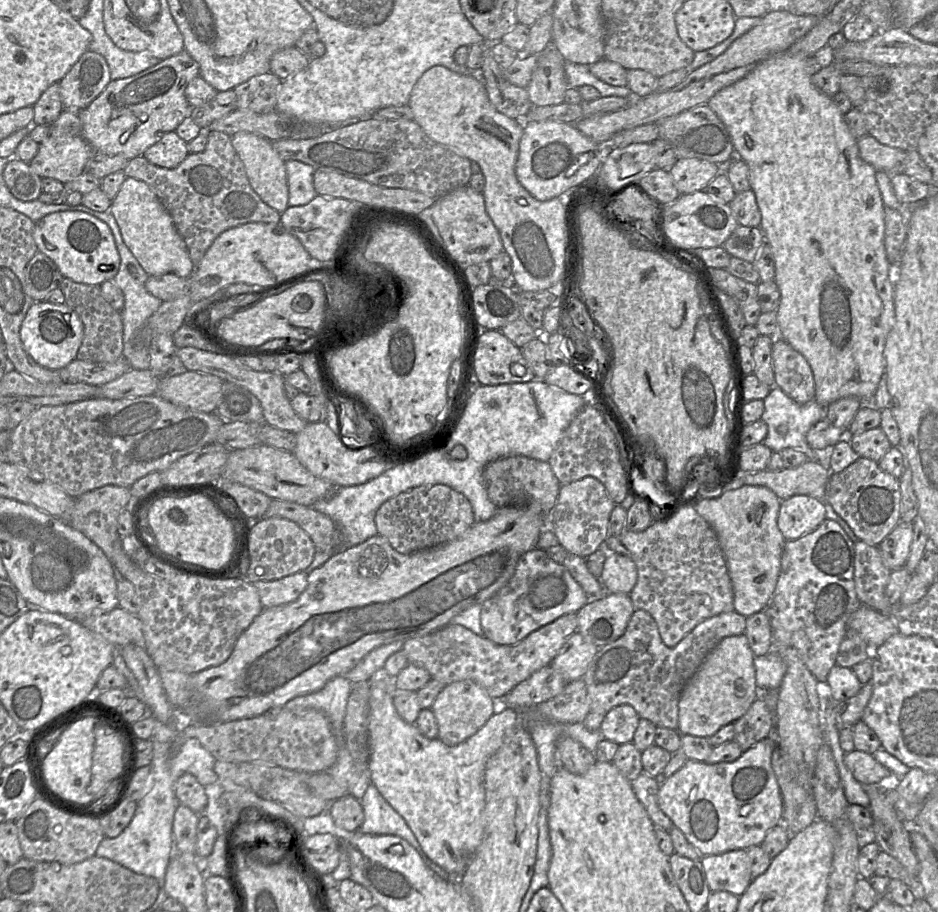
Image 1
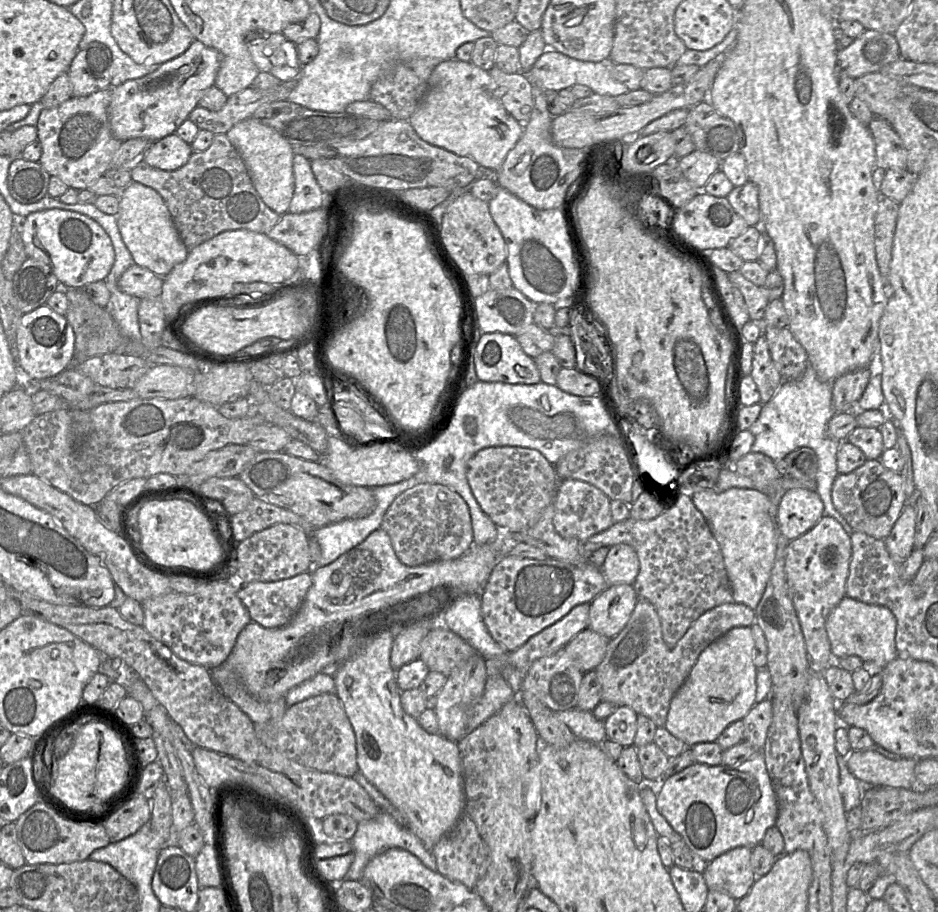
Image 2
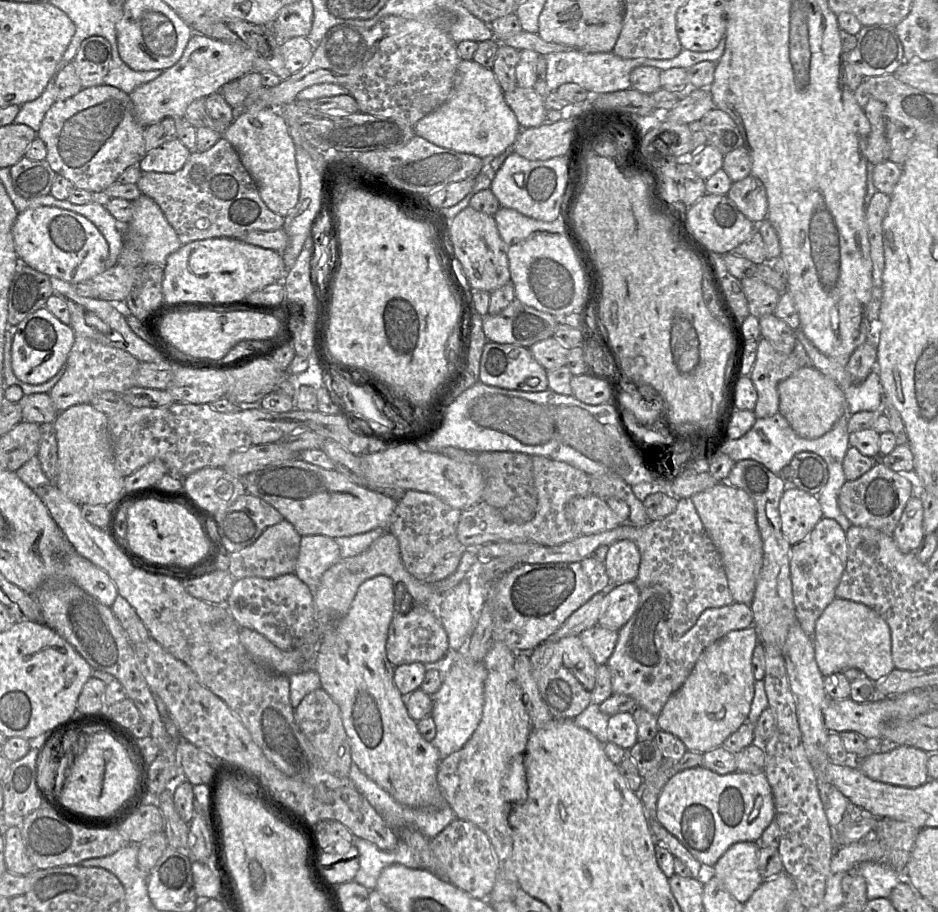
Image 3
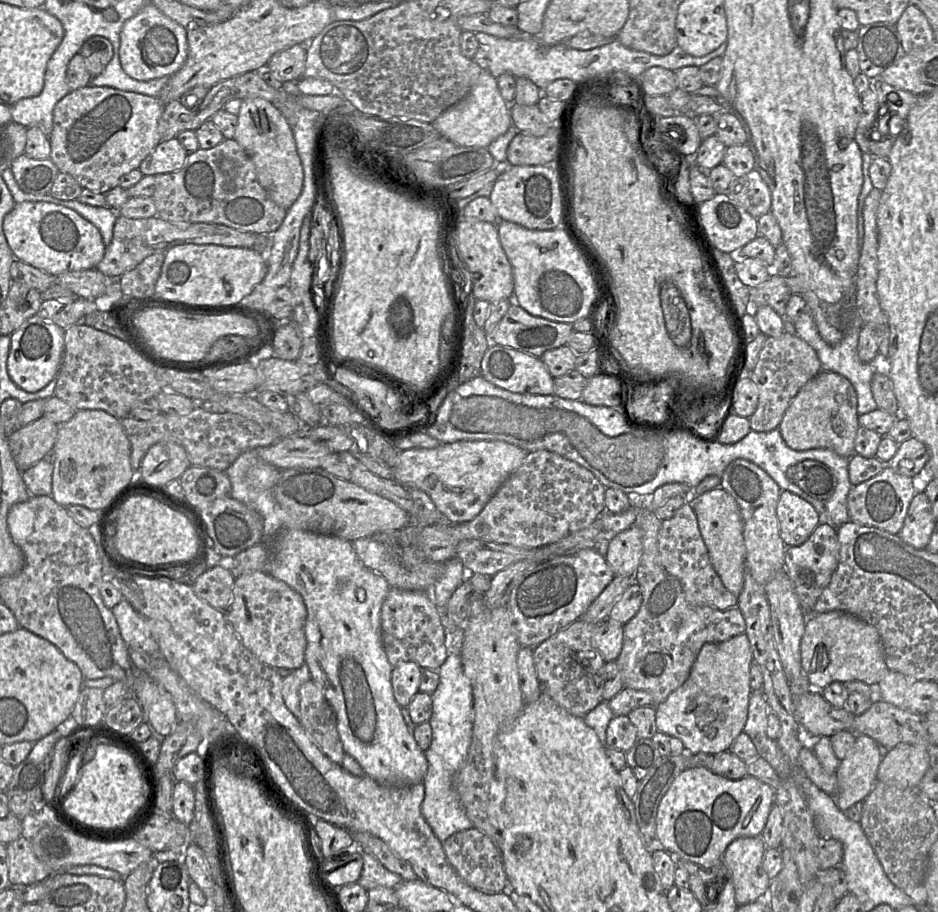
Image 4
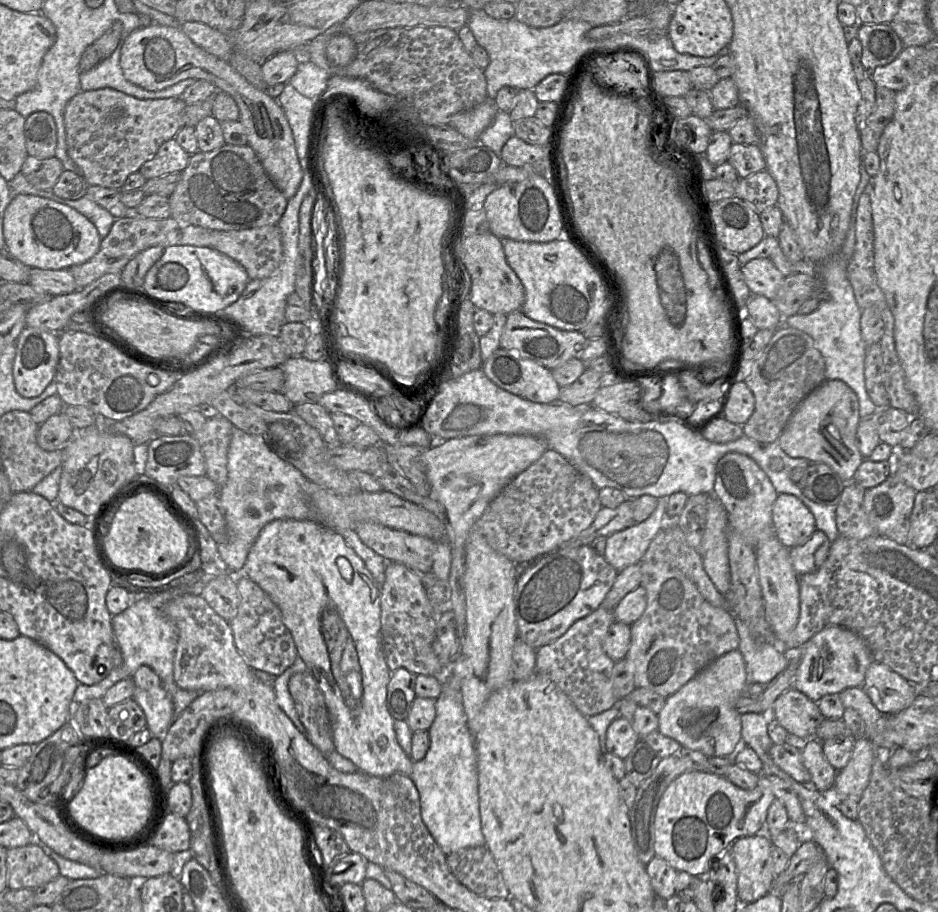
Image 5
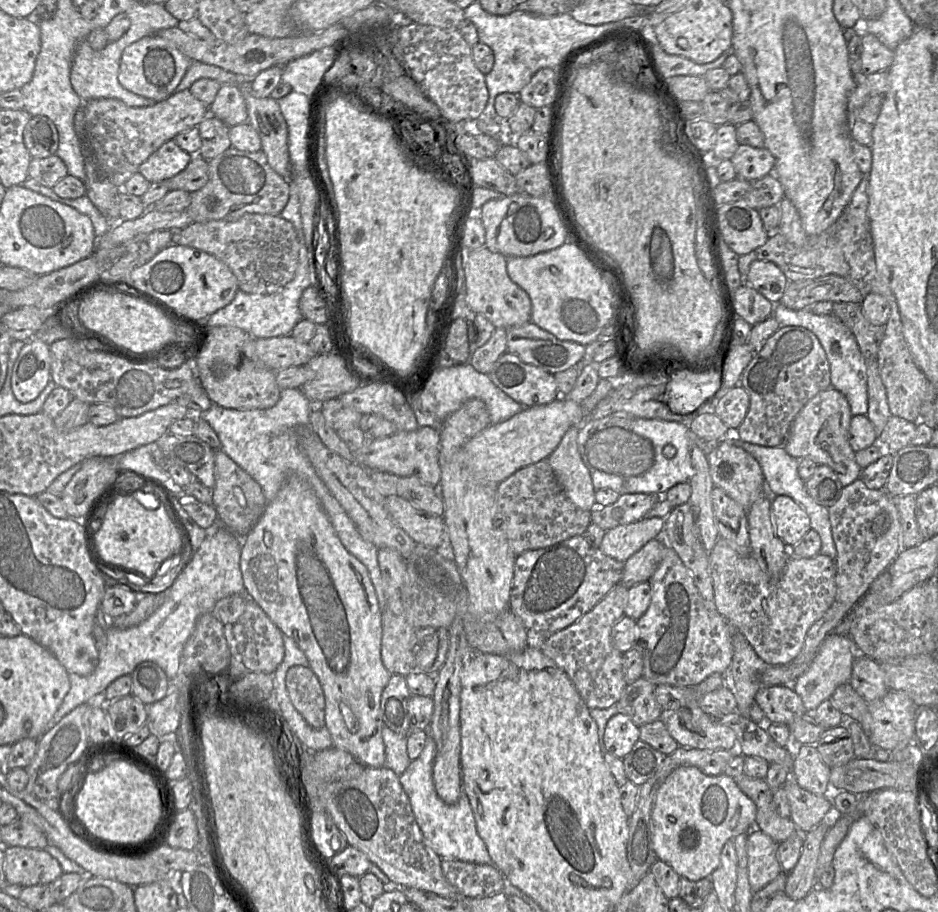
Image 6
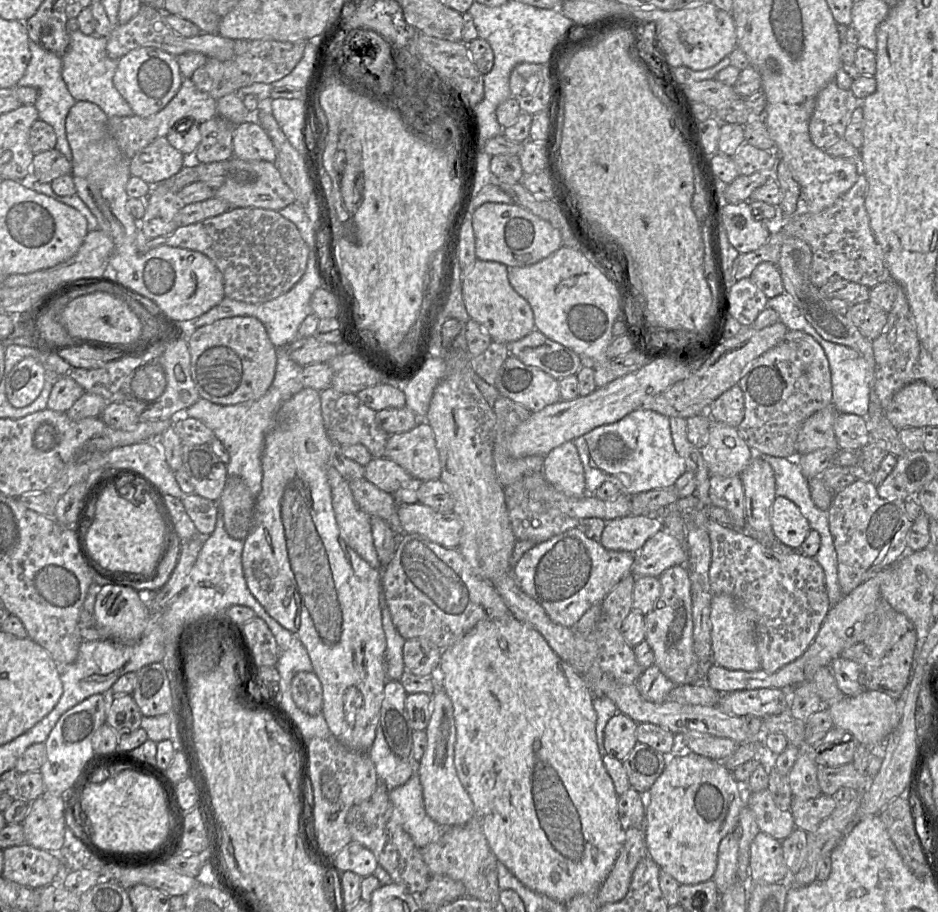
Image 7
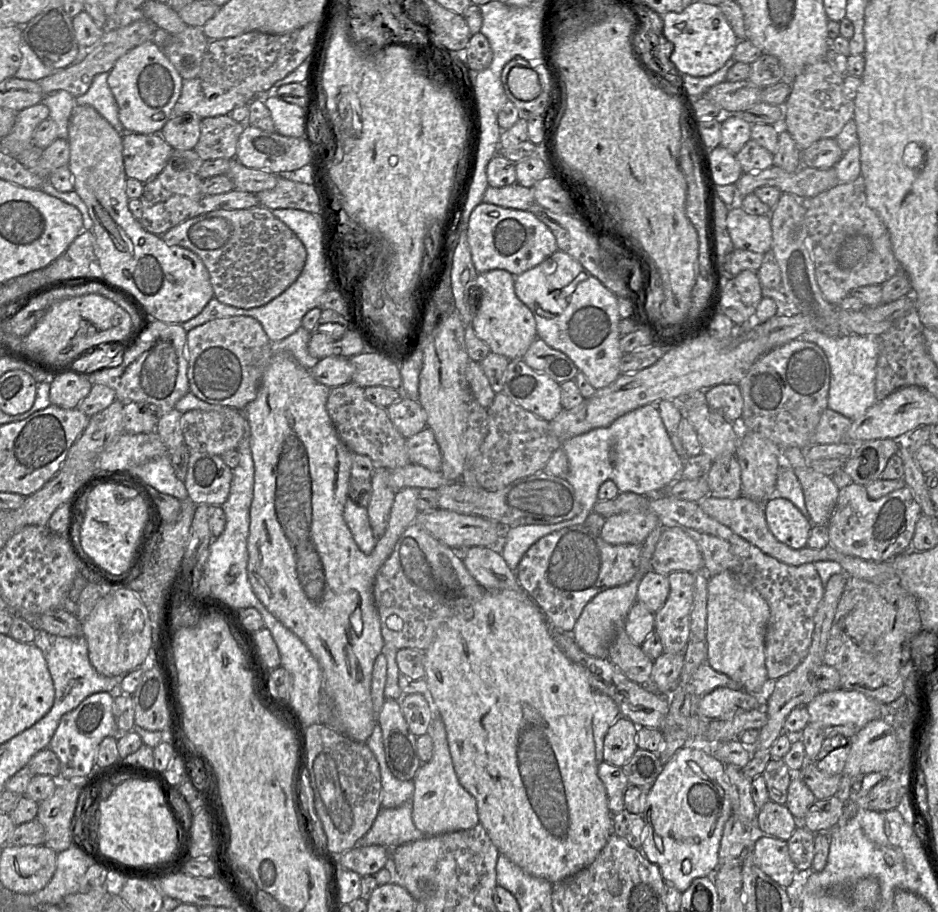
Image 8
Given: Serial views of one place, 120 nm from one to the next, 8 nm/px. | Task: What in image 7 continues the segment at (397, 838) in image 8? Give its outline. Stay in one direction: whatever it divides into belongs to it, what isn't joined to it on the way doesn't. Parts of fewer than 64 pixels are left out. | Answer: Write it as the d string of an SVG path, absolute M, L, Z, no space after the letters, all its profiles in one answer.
M414 763L414 773L405 784L389 791L389 798L400 815L400 825L415 845L422 848L441 837L451 826L438 824L427 815L418 763Z

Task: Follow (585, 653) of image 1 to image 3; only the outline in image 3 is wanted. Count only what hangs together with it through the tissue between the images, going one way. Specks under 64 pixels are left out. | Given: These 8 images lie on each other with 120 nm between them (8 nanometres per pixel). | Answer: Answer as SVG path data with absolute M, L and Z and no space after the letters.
M592 626L579 635L597 665L606 664L618 640L618 631L600 626Z

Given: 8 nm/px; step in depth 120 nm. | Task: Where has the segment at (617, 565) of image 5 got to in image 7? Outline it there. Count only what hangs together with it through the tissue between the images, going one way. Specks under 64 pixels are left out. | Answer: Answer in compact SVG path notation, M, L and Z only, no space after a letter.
M628 515L606 521L600 543L609 550L635 553L661 529L663 525L659 518Z

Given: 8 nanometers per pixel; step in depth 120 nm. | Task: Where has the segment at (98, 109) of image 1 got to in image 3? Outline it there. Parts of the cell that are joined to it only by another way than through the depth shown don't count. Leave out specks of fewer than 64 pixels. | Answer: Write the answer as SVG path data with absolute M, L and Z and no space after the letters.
M193 33L181 58L153 81L138 86L129 94L137 121L145 128L166 117L184 118L190 103L217 93L228 82L253 72L256 53L248 46L227 43Z

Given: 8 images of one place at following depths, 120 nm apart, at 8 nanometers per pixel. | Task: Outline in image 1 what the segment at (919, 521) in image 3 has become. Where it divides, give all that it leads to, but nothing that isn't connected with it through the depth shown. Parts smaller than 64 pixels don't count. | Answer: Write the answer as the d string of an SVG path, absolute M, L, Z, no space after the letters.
M900 521L878 545L884 565L892 570L904 567L913 539L913 523Z

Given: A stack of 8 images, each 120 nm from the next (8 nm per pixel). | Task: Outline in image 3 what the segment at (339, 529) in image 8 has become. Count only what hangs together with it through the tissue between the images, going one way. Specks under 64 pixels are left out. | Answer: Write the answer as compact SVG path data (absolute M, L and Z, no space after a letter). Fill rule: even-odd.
M318 534L302 536L296 569L294 573L310 588L310 590L313 593L313 600L314 593L316 592L320 585L322 575L327 569L329 569L332 565L337 563L340 559L341 559L340 548L333 538L326 535ZM377 575L364 581L358 588L347 613L322 634L316 655L316 671L320 676L321 688L338 704L344 729L351 747L352 762L387 791L398 803L411 807L449 805L441 794L437 773L441 762L437 748L426 741L418 730L417 722L407 711L406 697L394 683L394 666L386 655L388 628L395 614L395 592L389 576Z

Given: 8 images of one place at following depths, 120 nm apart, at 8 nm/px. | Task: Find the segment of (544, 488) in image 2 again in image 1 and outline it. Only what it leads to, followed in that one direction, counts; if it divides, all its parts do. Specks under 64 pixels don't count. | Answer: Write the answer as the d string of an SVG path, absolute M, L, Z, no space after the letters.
M525 456L502 457L486 465L483 471L485 488L491 502L497 507L526 507L545 518L545 526L556 504L560 482L549 462Z

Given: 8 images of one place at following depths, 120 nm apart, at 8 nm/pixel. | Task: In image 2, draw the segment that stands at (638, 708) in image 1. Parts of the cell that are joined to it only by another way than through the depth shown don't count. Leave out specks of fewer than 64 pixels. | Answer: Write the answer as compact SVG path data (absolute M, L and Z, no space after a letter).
M638 599L626 626L609 641L602 662L594 669L601 683L602 701L630 707L637 714L651 719L657 727L664 727L671 700L690 674L700 653L731 628L751 627L754 622L755 613L750 607L735 602L721 604L699 616L676 645L669 648L663 640L661 622L655 607L645 599Z

